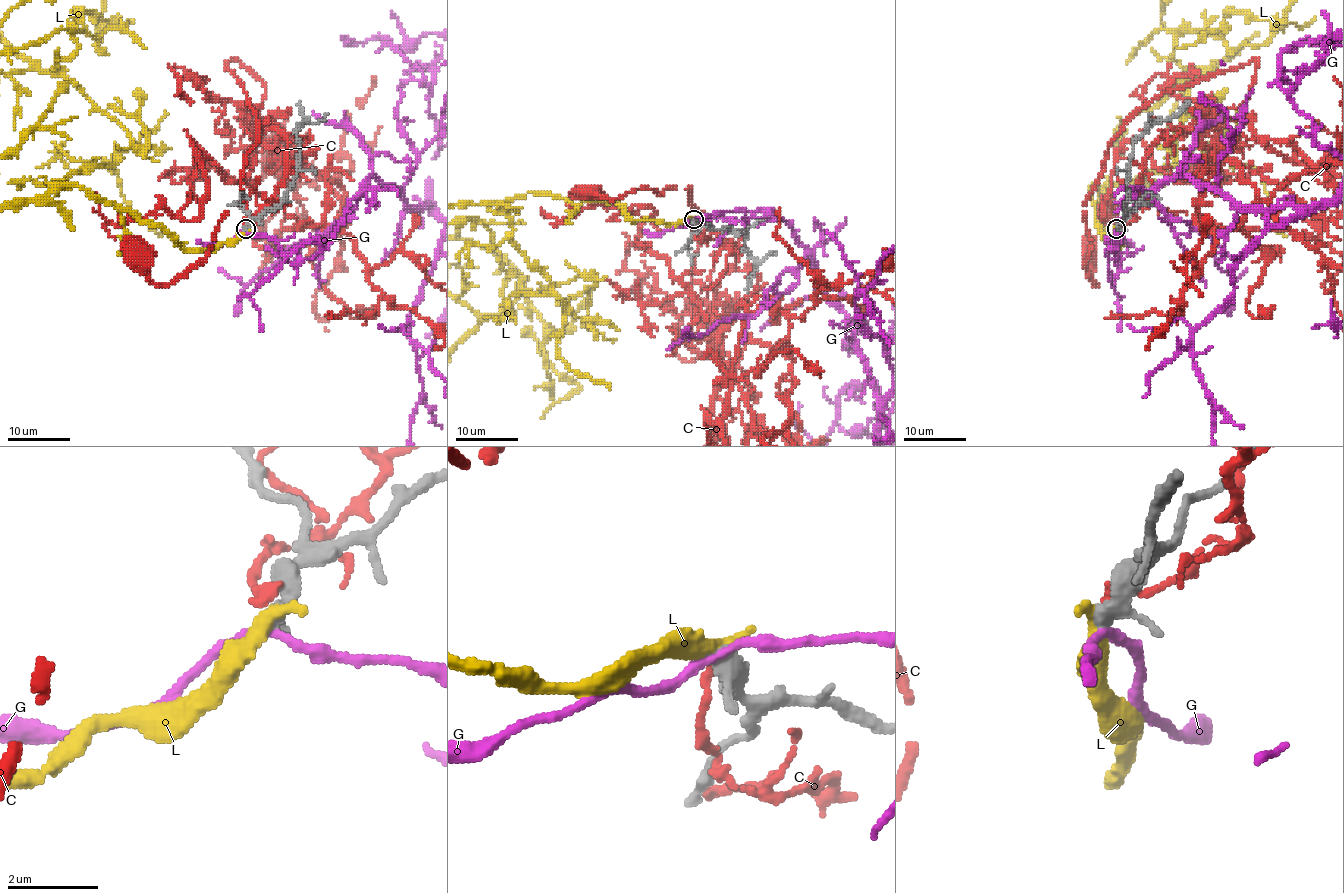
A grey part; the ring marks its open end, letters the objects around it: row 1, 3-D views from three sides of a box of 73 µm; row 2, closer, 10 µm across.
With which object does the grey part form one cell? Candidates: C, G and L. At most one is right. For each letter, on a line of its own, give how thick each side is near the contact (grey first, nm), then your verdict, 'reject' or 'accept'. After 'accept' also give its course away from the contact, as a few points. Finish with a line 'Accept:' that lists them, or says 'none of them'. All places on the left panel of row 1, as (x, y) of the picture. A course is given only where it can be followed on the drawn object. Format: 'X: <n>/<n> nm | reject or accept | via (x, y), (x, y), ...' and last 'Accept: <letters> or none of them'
C: 440/240 nm | reject
G: 320/190 nm | reject
L: 360/400 nm | accept
Accept: L

